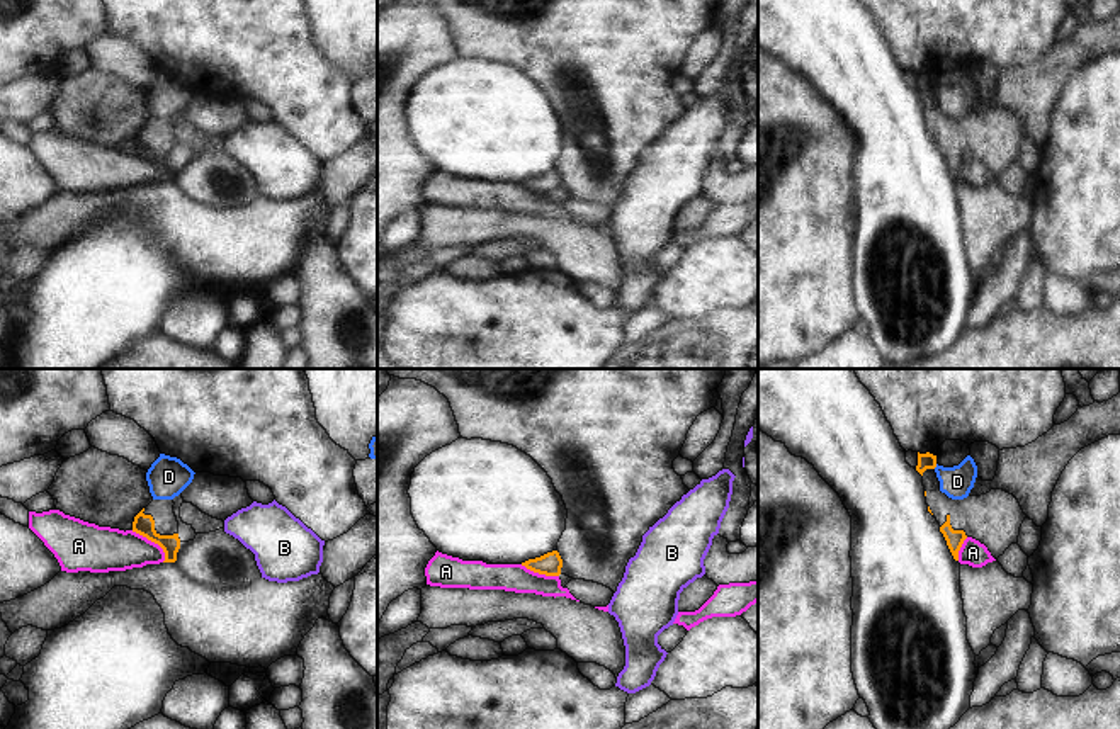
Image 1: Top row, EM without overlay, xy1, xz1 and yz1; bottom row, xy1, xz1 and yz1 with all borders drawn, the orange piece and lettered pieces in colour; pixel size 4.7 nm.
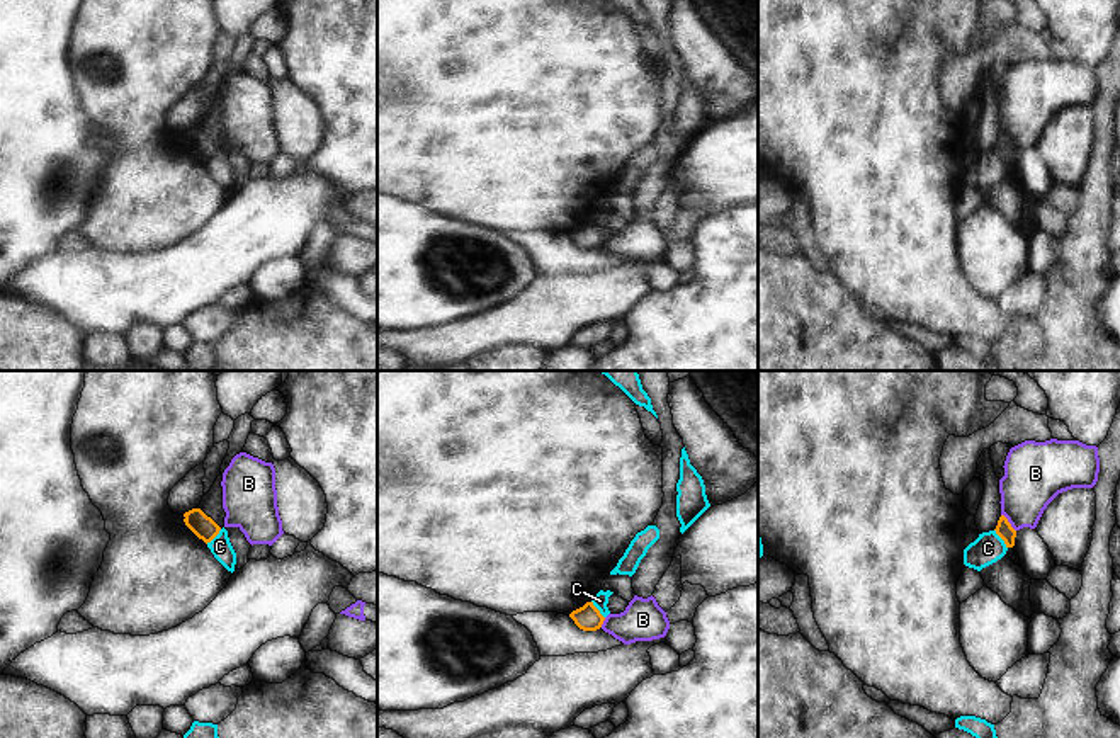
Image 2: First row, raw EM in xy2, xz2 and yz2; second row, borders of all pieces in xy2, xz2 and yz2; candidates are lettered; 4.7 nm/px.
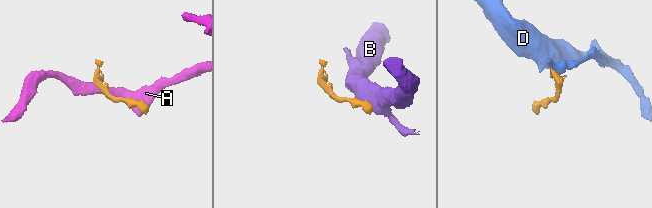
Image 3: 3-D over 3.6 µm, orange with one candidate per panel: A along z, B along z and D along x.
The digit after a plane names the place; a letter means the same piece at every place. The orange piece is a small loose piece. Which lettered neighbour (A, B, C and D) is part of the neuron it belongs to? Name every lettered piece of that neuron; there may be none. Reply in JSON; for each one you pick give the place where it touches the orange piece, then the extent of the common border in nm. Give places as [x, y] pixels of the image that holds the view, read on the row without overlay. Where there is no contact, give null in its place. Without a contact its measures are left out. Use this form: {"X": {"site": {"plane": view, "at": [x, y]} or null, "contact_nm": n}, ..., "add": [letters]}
{"add": []}

